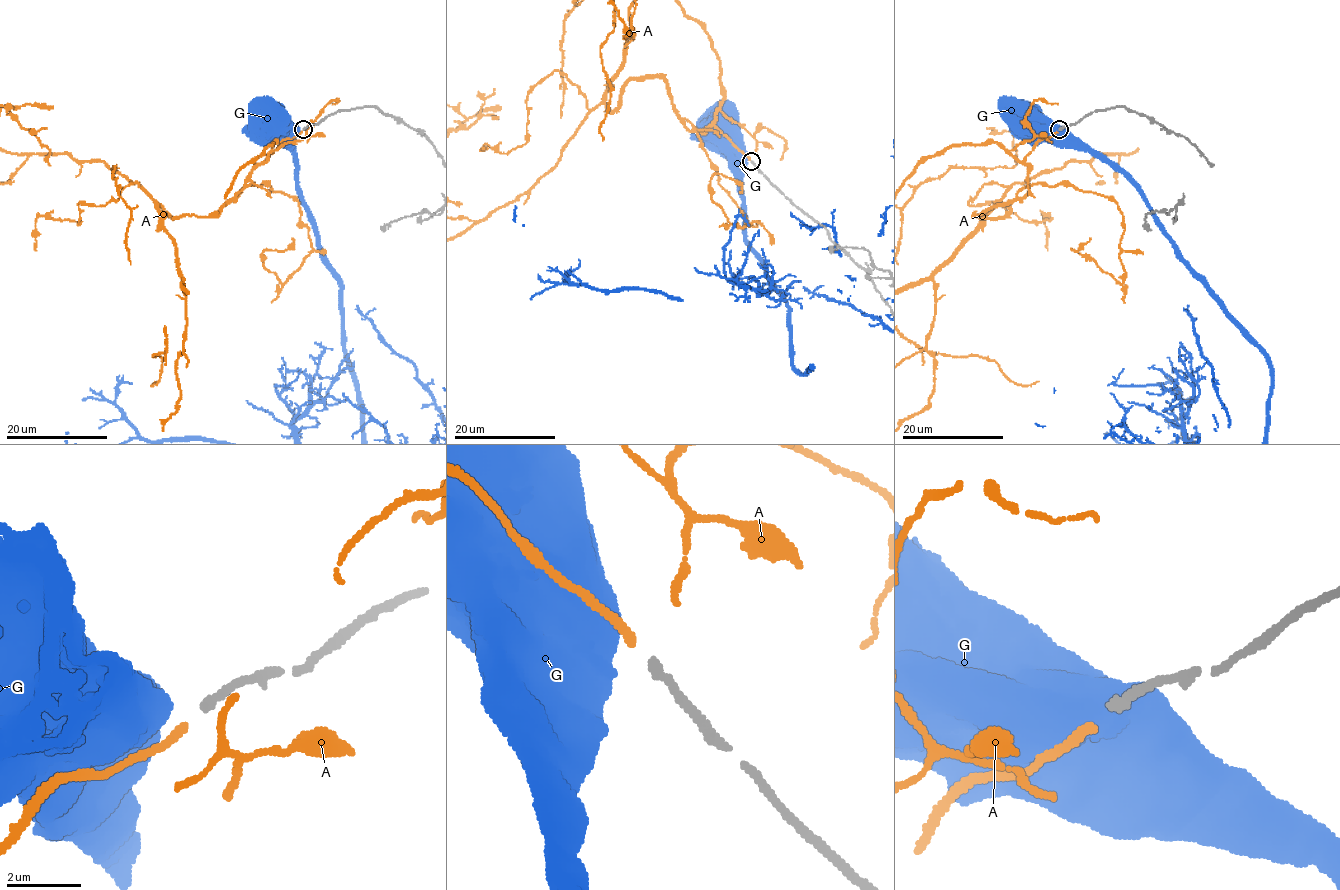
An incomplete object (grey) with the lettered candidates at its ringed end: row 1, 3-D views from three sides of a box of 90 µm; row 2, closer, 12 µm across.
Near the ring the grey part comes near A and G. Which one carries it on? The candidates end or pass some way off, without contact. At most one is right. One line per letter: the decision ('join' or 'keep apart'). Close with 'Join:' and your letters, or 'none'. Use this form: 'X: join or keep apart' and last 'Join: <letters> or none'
A: join
G: keep apart
Join: A

